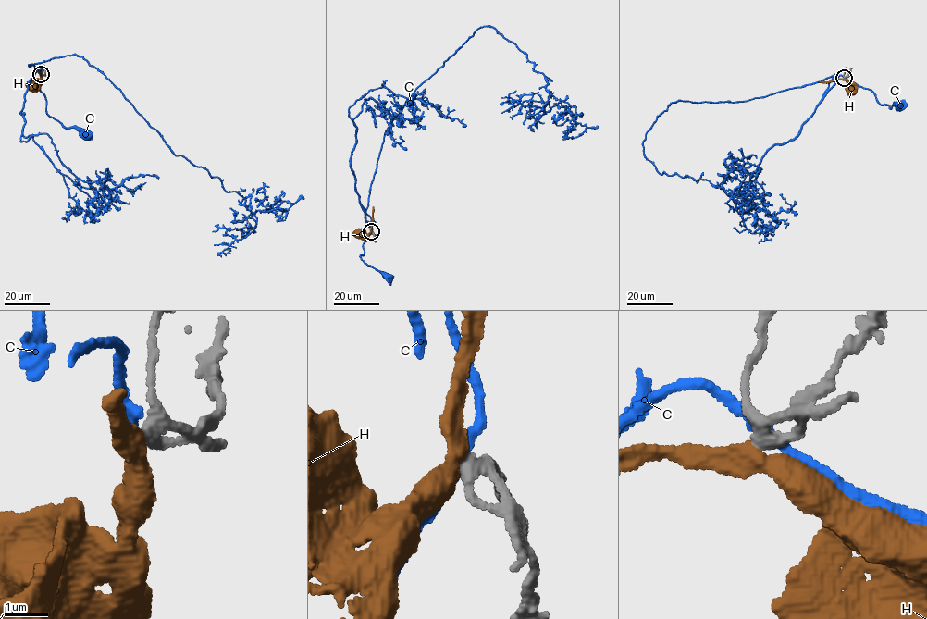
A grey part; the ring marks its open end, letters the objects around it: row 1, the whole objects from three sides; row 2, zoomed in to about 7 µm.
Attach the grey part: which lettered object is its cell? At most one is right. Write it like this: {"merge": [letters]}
{"merge": []}

